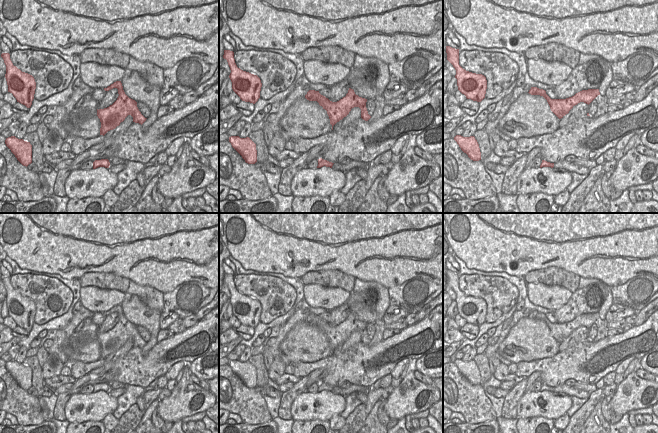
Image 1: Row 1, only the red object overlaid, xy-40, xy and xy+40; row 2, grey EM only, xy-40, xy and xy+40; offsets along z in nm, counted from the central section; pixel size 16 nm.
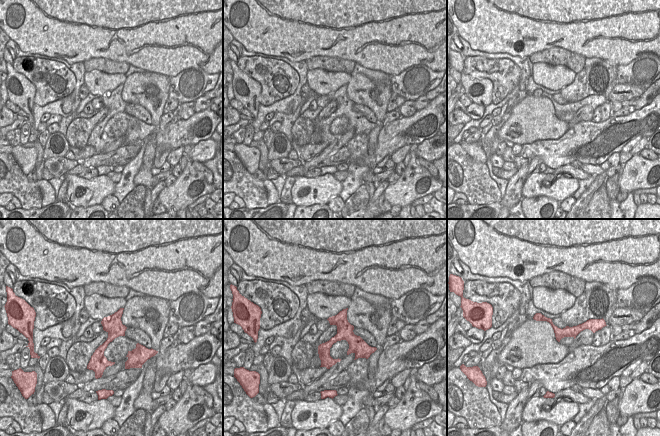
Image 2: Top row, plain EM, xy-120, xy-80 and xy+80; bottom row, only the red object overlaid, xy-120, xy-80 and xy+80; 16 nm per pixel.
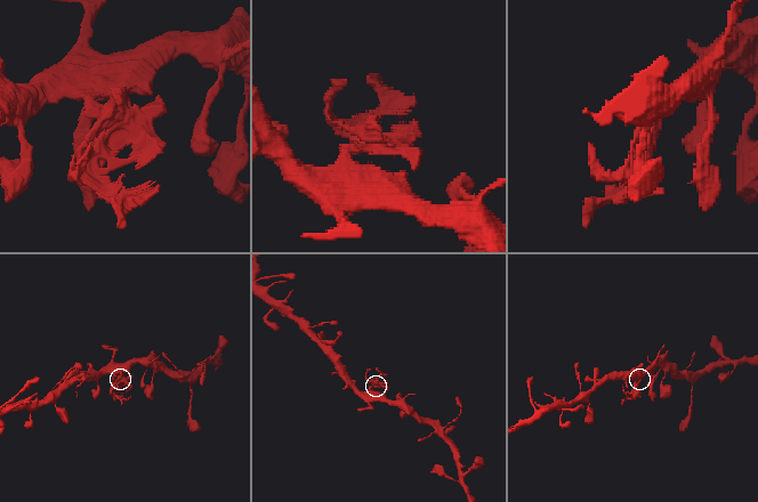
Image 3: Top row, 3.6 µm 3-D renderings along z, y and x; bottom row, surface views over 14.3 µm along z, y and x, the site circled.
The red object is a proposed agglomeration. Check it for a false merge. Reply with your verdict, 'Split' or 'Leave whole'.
Split

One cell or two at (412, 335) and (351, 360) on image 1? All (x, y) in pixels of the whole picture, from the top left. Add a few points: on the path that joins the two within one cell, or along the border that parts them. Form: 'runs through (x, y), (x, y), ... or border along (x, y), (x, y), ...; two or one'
runs through (397, 343), (386, 348), (374, 360), (366, 360); one

